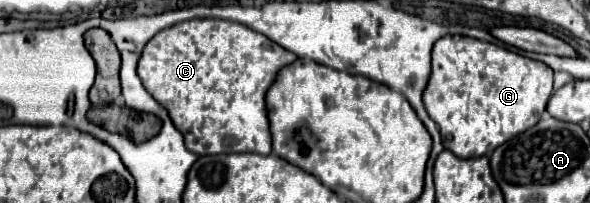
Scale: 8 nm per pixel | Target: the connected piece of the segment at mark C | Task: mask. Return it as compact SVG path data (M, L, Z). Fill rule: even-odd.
M191 19L159 31L137 63L143 87L161 103L195 155L271 153L265 93L275 75L297 55L265 35L225 19Z

